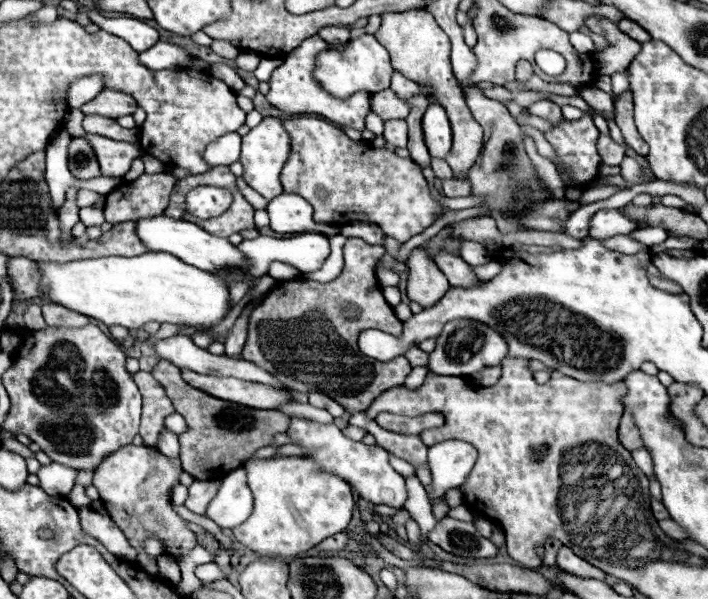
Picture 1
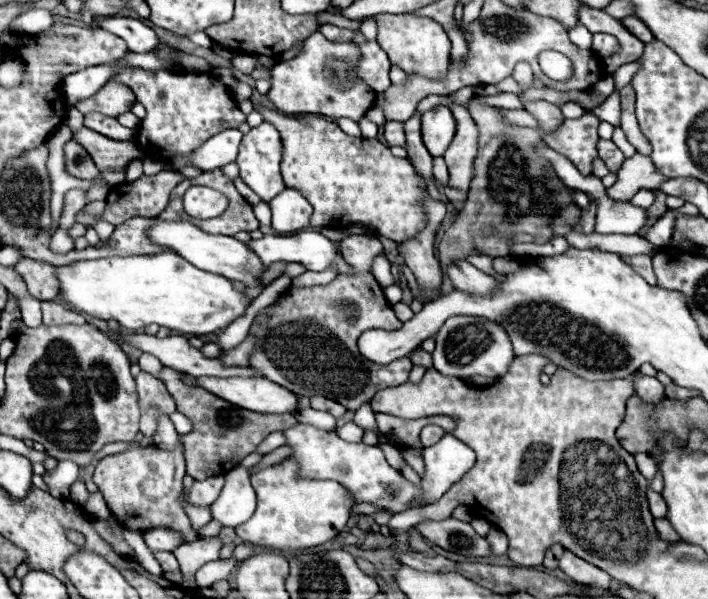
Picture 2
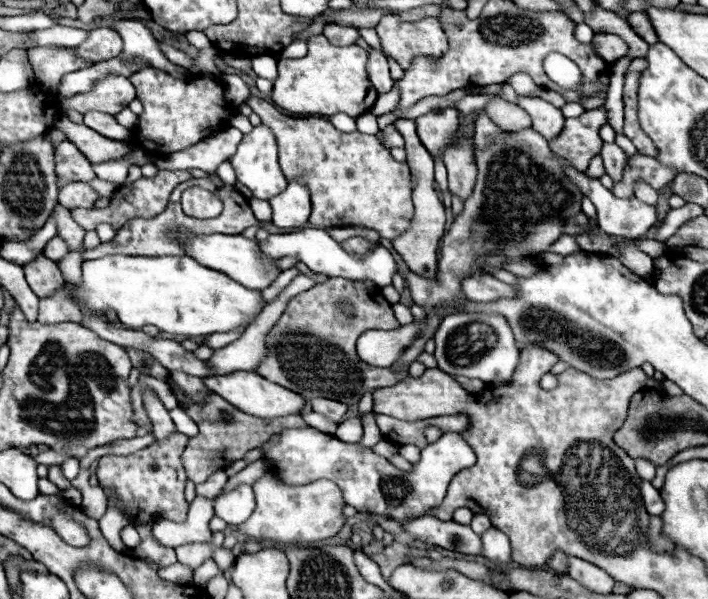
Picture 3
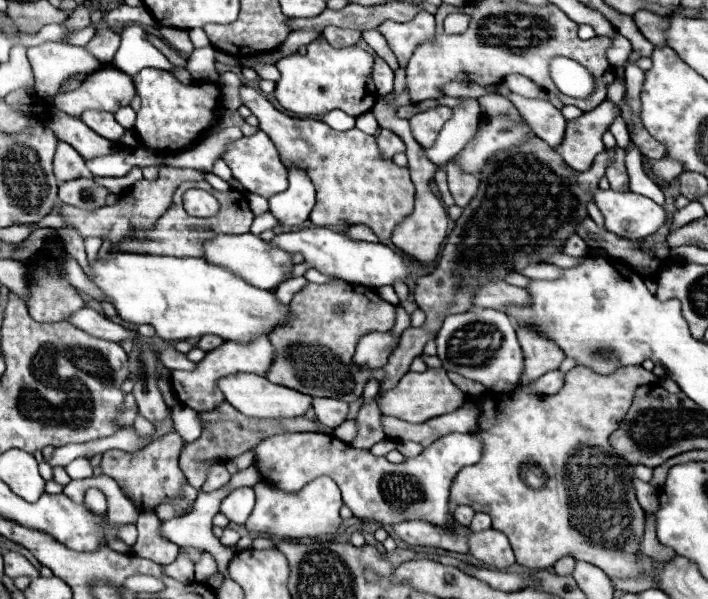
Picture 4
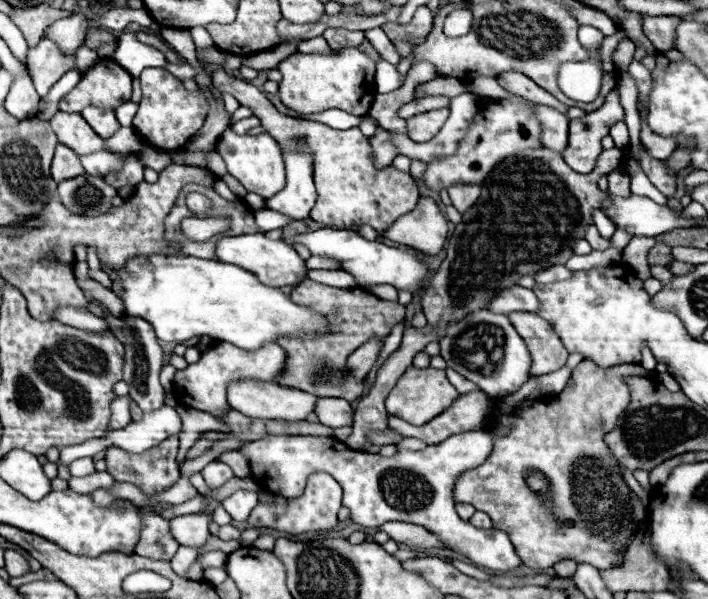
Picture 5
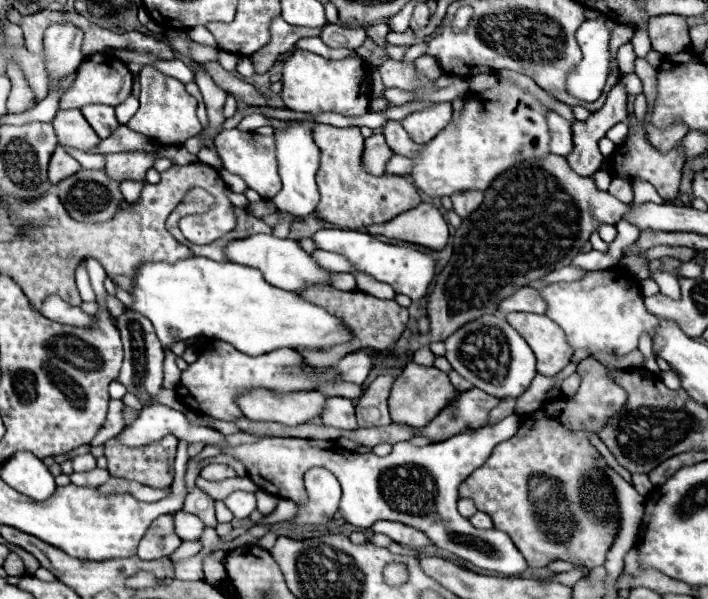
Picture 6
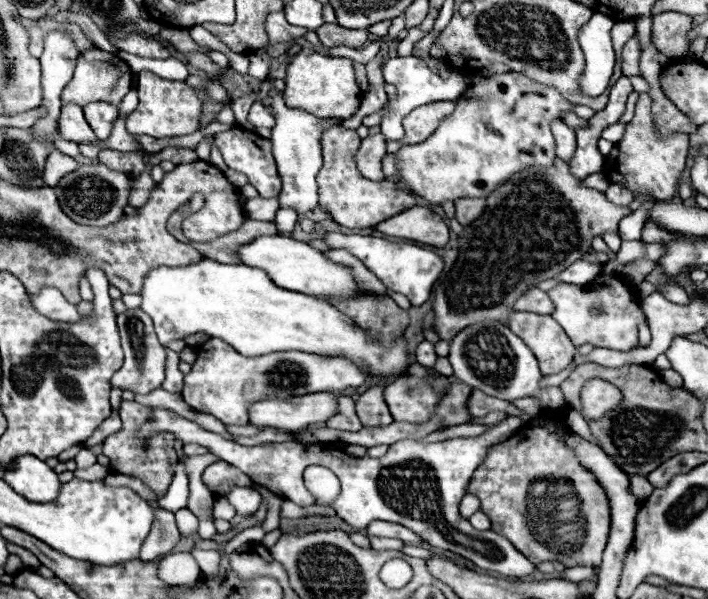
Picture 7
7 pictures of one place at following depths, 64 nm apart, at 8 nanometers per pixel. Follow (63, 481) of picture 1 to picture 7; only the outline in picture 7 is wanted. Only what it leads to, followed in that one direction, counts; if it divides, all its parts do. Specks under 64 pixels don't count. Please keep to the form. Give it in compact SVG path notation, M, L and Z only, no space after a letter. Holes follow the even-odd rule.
M82 448L74 460L76 460L78 468L88 468L88 466L96 464L96 454L94 454L94 452L90 452L88 448Z

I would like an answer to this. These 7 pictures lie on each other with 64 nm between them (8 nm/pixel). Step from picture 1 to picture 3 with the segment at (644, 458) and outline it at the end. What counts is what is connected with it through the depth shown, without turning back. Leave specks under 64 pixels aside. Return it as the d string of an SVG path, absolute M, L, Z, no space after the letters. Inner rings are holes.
M636 460L636 472L638 472L638 476L642 480L652 480L654 478L654 470L656 470L654 464L650 464L646 460Z

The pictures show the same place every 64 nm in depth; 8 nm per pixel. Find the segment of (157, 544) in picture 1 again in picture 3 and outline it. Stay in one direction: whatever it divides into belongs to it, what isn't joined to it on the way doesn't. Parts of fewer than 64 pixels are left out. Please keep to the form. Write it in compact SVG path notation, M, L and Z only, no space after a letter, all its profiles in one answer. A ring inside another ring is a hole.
M196 496L194 502L190 502L188 518L184 522L158 520L152 530L154 538L162 546L170 546L170 548L178 548L184 544L208 544L212 538L208 524L214 516L214 500L216 498L208 500Z

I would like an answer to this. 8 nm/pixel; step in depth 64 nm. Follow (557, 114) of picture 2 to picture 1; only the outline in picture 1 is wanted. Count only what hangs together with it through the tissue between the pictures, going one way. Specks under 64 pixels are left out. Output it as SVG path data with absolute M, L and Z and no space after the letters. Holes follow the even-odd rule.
M538 100L534 102L532 106L528 106L528 112L534 114L534 116L540 116L552 124L558 124L562 120L562 112L560 112L560 106L550 102L550 100Z

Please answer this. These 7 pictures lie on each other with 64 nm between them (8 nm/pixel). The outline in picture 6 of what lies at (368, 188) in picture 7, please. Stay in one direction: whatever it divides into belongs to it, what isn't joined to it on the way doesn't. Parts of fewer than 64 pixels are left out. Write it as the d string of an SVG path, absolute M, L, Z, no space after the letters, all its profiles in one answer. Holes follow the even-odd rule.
M328 124L314 126L314 138L320 148L322 160L320 170L316 174L318 190L320 190L320 204L316 212L322 220L332 222L340 228L360 230L372 224L384 224L398 214L412 210L420 204L420 194L406 176L370 176L362 168L362 152L364 152L364 138L360 128L336 128Z

